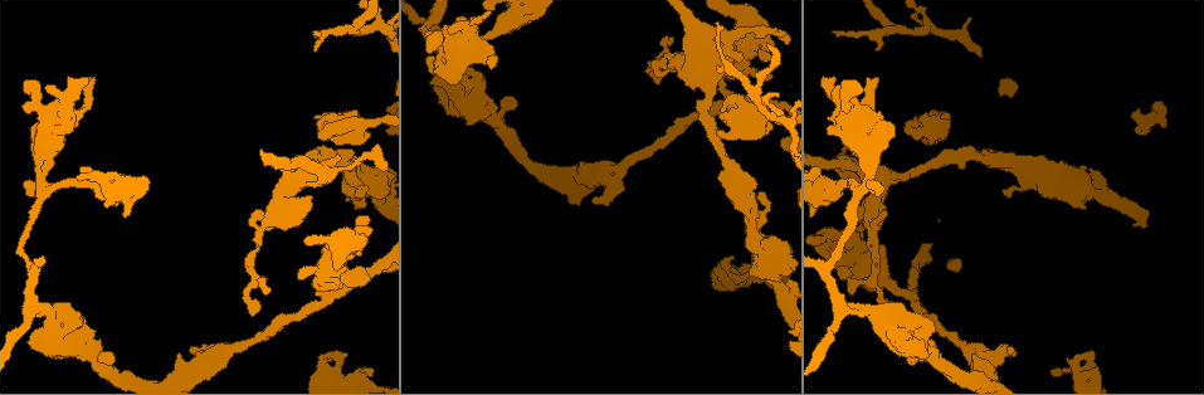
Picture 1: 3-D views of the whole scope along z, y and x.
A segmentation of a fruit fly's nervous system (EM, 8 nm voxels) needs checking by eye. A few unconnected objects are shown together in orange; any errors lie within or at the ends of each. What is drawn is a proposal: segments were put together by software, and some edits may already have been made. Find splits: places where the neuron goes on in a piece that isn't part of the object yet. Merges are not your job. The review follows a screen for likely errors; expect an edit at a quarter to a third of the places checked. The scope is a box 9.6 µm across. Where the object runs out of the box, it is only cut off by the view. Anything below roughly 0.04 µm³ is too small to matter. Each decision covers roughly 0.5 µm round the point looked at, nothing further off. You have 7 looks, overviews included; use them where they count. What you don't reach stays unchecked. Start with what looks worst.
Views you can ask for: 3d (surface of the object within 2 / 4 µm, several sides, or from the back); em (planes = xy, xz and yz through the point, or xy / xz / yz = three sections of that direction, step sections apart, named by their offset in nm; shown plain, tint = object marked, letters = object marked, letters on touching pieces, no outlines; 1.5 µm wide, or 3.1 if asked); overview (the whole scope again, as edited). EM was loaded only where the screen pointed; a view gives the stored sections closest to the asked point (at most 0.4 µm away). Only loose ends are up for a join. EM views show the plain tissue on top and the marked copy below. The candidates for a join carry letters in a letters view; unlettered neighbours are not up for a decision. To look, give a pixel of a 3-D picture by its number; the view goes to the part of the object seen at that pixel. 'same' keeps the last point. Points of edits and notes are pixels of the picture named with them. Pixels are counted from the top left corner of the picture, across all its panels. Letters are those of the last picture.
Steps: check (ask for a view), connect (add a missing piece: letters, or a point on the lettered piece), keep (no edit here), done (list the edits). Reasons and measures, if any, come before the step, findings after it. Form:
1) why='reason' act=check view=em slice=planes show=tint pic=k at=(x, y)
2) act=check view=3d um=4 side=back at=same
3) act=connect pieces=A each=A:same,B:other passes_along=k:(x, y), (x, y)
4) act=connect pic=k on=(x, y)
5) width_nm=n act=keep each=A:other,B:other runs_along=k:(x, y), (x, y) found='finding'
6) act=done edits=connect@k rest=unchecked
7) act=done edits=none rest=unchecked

why='an open end' act=check view=3d um=2 pic=1 at=(941, 117)

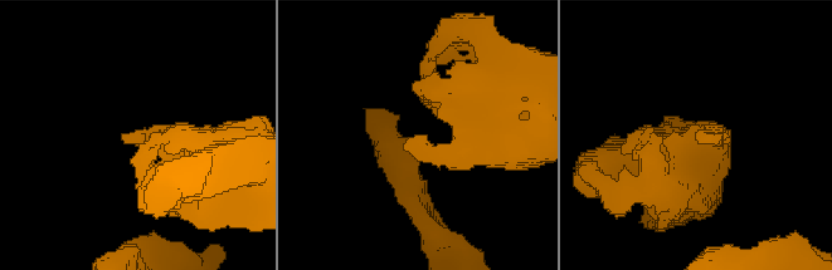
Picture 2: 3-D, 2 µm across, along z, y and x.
why='need the tissue' act=check view=em slice=planes show=letters pic=2 at=(407, 144)

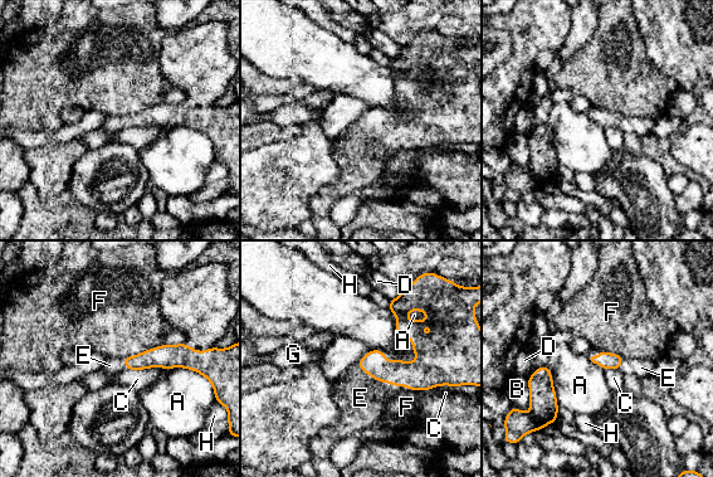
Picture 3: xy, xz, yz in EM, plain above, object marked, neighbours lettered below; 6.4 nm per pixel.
width_nm=100 act=connect pieces=E each=A:other,B:other,C:other,D:other,E:same,F:other,G:other,H:other passes_along=3:(418, 375), (382, 381), (360, 398) found='it goes on there'

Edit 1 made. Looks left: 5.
why='redraw' act=check view=overview

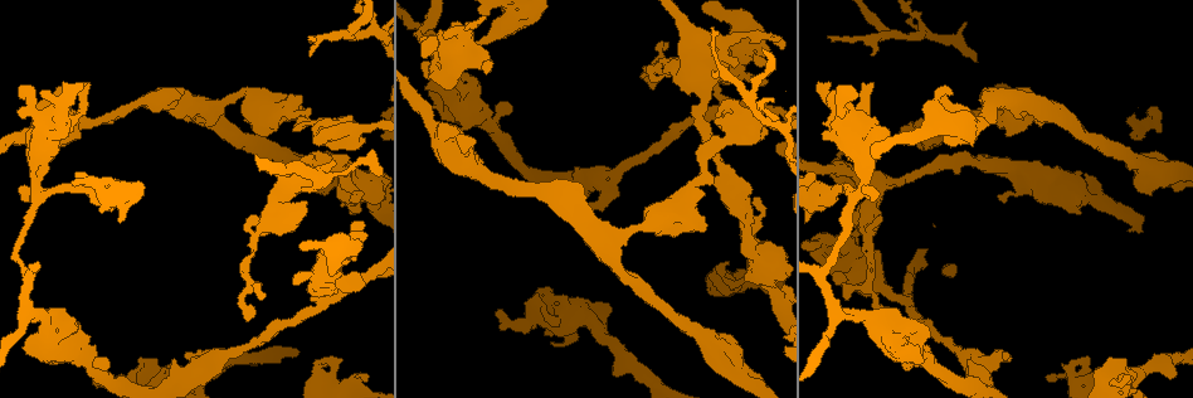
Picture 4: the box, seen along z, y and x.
why='free end' act=check view=3d um=2 pic=4 at=(331, 160)

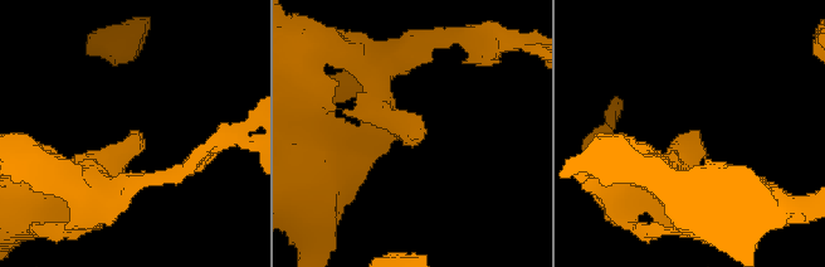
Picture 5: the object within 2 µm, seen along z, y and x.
act=check view=em slice=planes show=letters pic=5 at=(699, 131)

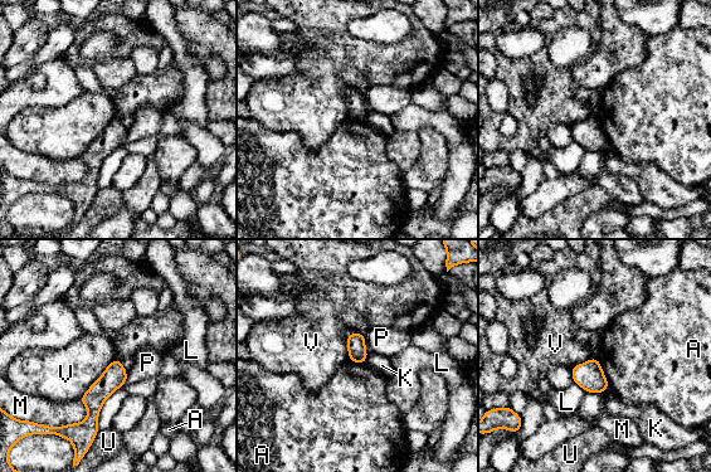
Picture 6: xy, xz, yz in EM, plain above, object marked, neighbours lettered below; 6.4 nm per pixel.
act=keep each=A:other,K:other,L:other,M:other,P:other,U:other,V:other runs_along=6:(117, 361), (93, 398), (88, 429) found='none of them fits'

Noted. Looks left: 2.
why='tapers out' act=check view=em slice=planes show=letters pic=4 at=(311, 54)

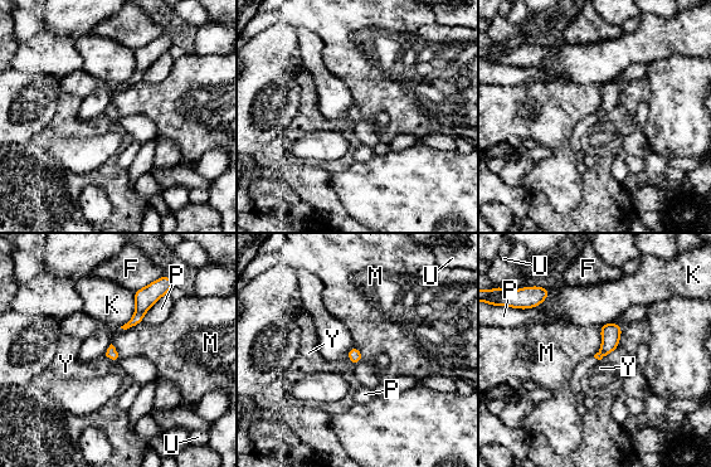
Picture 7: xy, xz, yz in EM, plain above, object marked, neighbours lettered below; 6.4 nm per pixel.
act=keep each=F:other,K:other,M:other,P:other,U:other,Y:other border=7:(599, 327), (600, 348), (593, 355) found='none of them fits'

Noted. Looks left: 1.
act=done edits=connect@3 rest=unchecked

